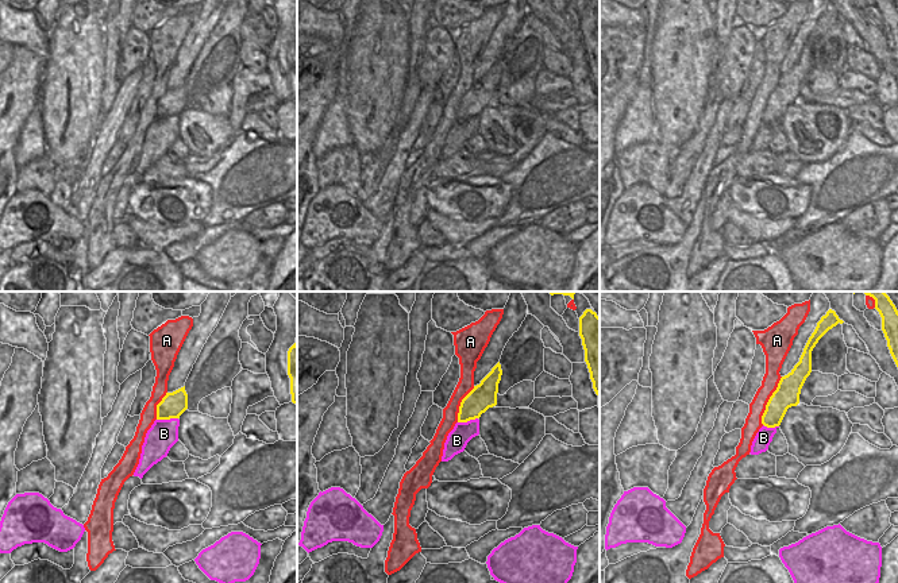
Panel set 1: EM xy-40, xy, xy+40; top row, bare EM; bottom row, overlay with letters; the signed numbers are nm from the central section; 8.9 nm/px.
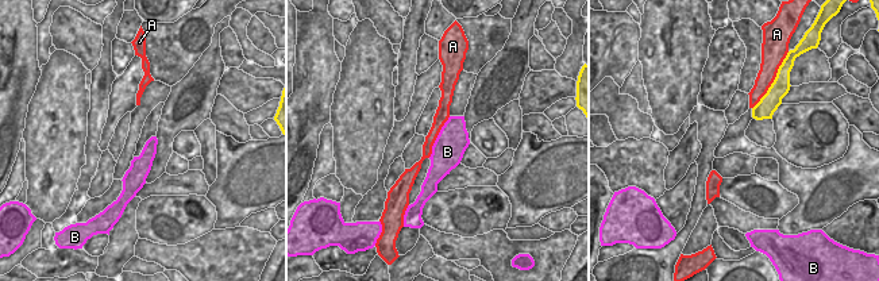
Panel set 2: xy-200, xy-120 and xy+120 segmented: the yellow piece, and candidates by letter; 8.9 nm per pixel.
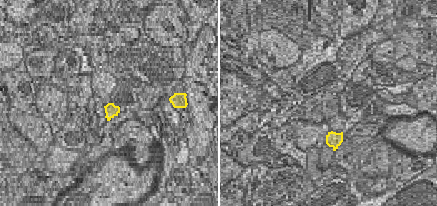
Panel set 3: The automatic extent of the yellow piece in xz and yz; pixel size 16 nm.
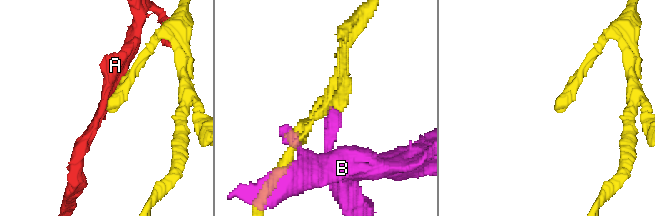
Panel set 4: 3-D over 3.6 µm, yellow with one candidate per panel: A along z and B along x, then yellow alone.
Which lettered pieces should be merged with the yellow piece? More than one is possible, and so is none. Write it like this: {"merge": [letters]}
{"merge": []}

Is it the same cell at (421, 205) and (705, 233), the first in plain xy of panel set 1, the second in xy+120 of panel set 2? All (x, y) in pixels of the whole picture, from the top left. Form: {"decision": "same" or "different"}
{"decision": "same"}

